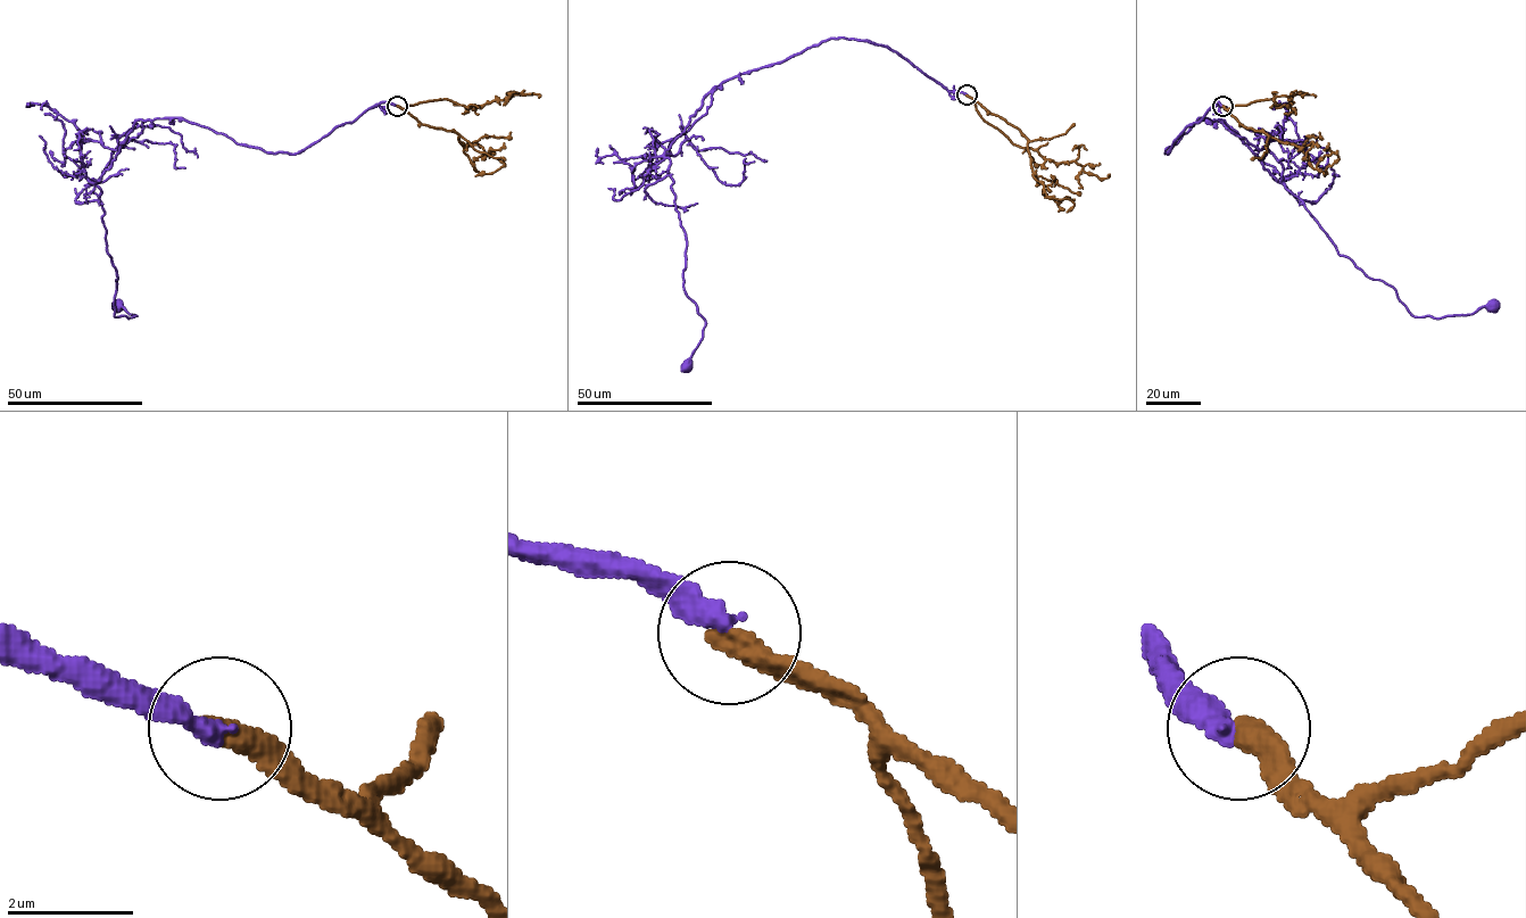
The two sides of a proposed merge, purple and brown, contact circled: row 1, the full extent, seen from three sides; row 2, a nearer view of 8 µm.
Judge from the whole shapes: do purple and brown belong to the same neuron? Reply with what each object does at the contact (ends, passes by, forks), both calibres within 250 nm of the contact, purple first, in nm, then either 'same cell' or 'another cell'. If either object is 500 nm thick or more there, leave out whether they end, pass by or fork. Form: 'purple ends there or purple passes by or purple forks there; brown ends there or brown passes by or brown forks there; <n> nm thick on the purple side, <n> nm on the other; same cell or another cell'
purple ends there; brown ends there; 320 nm thick on the purple side, 400 nm on the other; same cell

